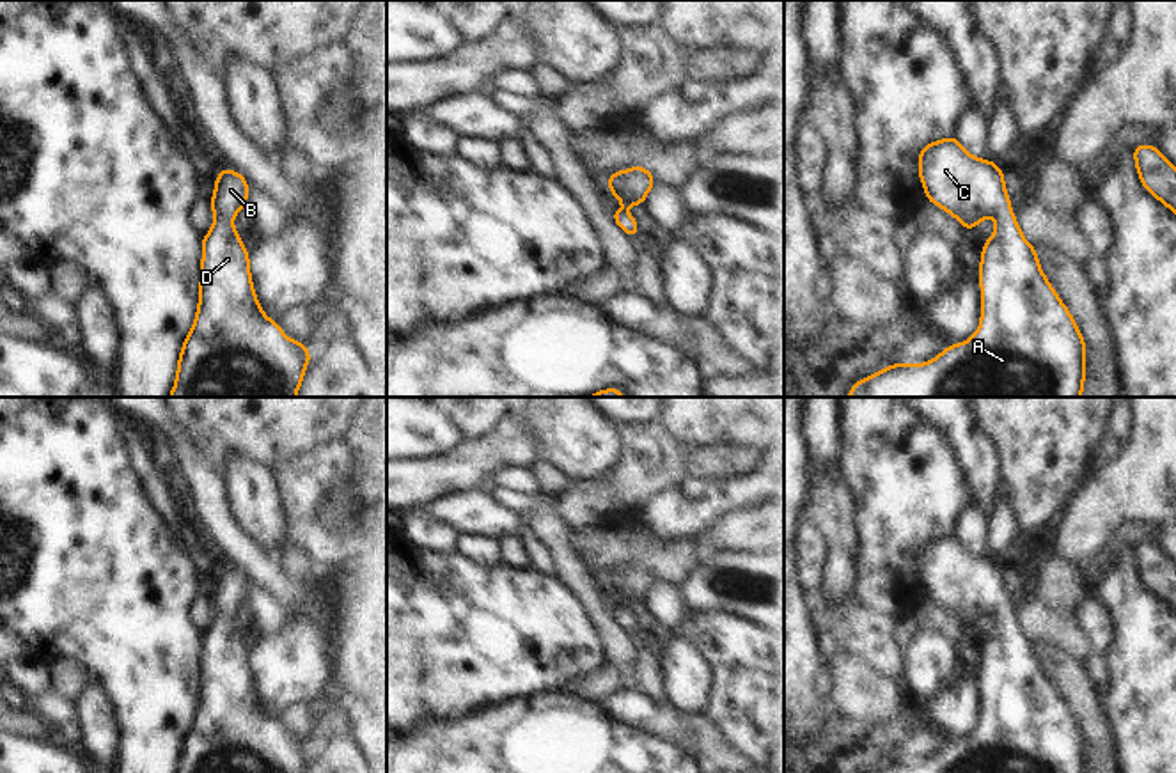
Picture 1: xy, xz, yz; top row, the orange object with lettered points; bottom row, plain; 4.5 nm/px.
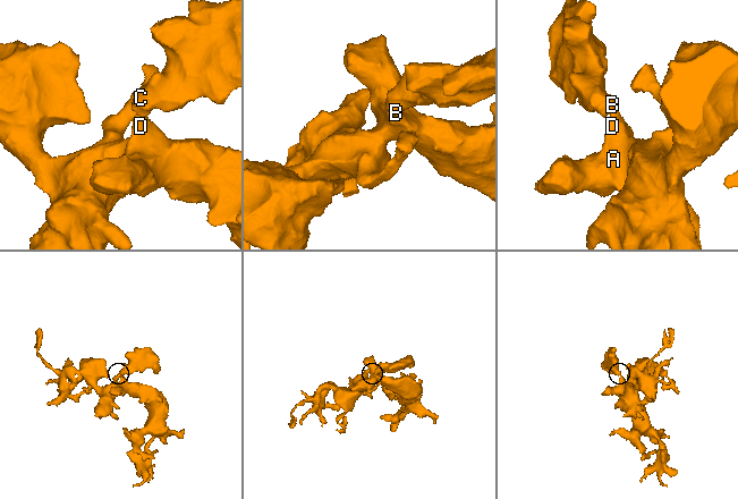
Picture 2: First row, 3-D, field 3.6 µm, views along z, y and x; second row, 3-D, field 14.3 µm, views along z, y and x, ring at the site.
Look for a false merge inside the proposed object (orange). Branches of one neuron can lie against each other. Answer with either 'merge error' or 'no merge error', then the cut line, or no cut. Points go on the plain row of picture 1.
no merge error | no cut

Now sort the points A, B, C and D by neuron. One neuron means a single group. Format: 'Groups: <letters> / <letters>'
Groups: A B C D.

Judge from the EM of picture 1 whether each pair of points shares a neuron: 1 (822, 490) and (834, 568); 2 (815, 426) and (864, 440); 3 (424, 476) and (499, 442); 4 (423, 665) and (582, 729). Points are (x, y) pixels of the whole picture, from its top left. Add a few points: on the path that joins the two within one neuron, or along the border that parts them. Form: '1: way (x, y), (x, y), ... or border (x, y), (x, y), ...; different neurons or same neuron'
1: way (832, 509), (836, 518), (836, 548); same neuron
2: border (839, 415), (841, 467); different neurons
3: way (442, 476), (470, 467), (481, 456); same neuron
4: border (550, 690), (545, 694), (525, 694), (469, 711); different neurons

